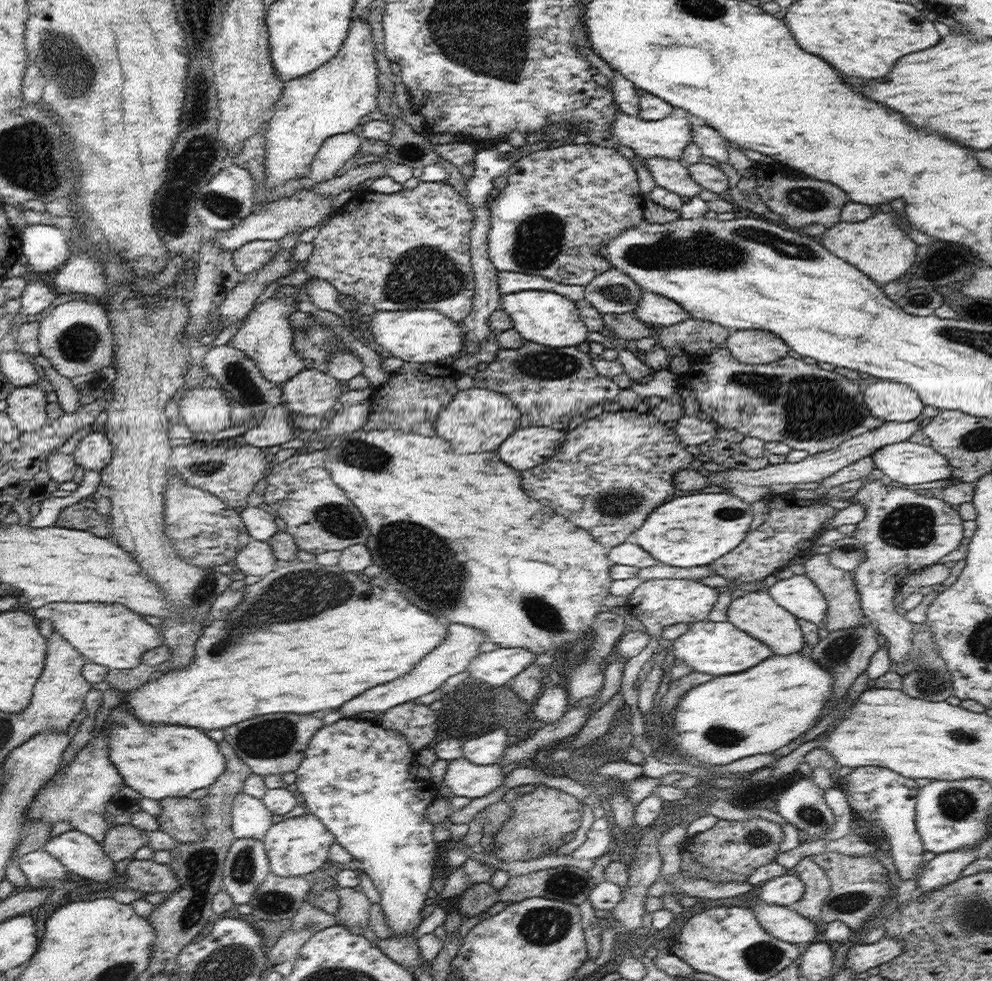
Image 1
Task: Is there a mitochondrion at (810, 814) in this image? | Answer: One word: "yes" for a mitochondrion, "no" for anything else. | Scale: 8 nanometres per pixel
yes

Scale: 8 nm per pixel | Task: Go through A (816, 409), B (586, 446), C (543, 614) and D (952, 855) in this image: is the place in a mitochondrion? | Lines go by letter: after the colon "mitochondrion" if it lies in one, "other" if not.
A: mitochondrion
B: other
C: mitochondrion
D: other

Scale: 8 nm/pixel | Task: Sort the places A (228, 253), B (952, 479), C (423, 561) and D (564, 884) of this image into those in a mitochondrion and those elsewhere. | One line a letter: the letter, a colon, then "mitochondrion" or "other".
A: other
B: other
C: mitochondrion
D: mitochondrion

